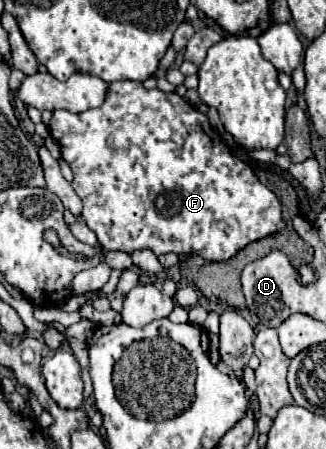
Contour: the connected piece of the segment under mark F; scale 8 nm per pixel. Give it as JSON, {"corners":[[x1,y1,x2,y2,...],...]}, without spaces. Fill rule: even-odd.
{"corners":[[115,81,115,83,109,85,107,101,97,109,89,109,89,111,83,111,83,113,71,113,71,111,65,111,65,109,53,111,53,119,49,123,49,133,53,135,53,139,57,143,61,143,63,159,69,163,69,167,71,167,71,171,75,175,73,177,73,189,77,191,77,195,83,201,83,213,81,215,83,215,87,227,97,235,97,239,99,239,99,243,103,245,105,251,133,253,133,251,141,251,141,249,151,249,155,255,163,255,163,253,177,253,177,255,197,253,197,255,201,255,203,259,209,259,209,261,227,261,237,251,241,251,245,245,249,245,251,241,257,241,261,237,267,237,267,235,277,233,279,229,283,229,281,205,279,205,275,193,269,191,255,177,255,173,251,171,251,167,247,163,243,163,231,152,221,137,212,129,207,115,197,111,195,107,191,107,177,93,163,93,159,89,145,89,143,83,139,83,139,81],[205,223,215,223,215,227,205,229,201,233,201,227]]}

